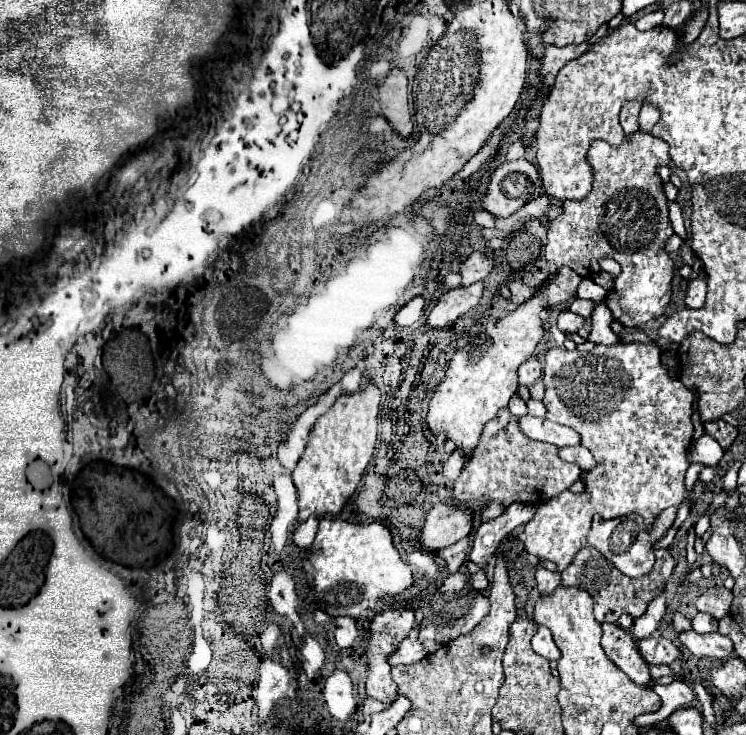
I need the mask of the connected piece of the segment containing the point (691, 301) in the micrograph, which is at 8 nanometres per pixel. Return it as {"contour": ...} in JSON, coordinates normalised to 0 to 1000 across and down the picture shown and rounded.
{"contour":[[[942,373],[937,378],[932,378],[929,384],[924,384],[921,389],[921,403],[916,408],[916,414],[921,419],[937,419],[942,411],[945,411],[945,397],[948,397],[948,389],[945,389],[945,378]]]}

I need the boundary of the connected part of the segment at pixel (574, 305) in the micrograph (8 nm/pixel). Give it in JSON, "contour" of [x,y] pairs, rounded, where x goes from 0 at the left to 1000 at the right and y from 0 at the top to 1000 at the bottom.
{"contour":[[[771,405],[765,411],[763,422],[771,424],[771,427],[776,427],[776,430],[782,430],[782,433],[790,433],[792,424],[795,424],[795,411],[792,408],[776,408],[776,405]]]}

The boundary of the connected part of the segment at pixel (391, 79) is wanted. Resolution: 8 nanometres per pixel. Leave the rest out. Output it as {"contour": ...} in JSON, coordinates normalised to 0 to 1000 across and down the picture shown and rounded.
{"contour":[[[527,93],[508,120],[508,141],[519,166],[538,182],[548,185],[554,177],[554,163],[548,152],[548,128],[546,128],[546,103],[540,95]]]}

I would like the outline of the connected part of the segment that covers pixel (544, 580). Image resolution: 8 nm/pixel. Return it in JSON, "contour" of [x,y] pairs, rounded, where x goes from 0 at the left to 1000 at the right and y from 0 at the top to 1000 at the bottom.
{"contour":[[[723,759],[723,767],[717,770],[717,786],[720,786],[720,800],[725,808],[739,808],[739,803],[747,800],[747,795],[752,792],[752,784],[747,778],[736,778],[733,773],[725,770],[728,759]]]}

